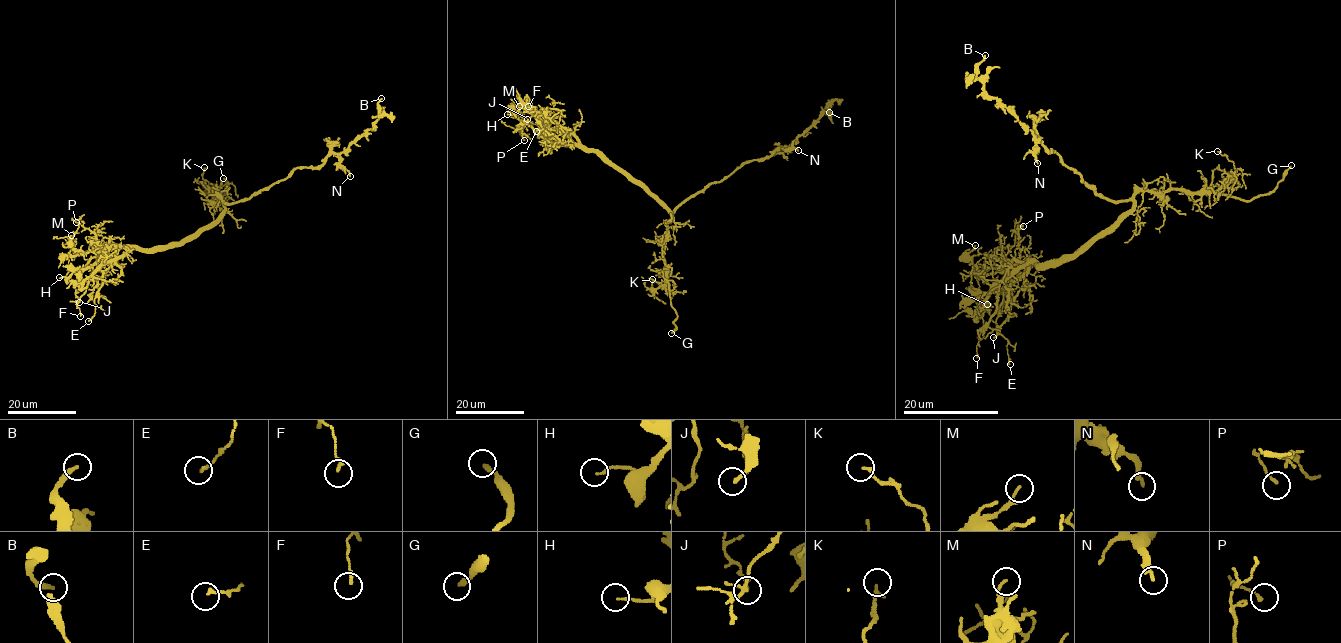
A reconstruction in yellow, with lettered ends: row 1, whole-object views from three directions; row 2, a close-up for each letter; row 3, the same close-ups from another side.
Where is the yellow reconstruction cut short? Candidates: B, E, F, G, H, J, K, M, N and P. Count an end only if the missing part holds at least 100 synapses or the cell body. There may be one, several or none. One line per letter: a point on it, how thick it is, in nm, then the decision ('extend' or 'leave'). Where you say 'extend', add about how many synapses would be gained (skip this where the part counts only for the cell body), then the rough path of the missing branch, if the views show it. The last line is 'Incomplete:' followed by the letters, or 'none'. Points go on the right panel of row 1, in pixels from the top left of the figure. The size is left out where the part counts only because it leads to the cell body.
B: (985, 55) | 240 nm | leave
E: (1010, 364) | 150 nm | leave
F: (976, 358) | 170 nm | leave
G: (1291, 165) | 220 nm | extend | (1291, 165), (1297, 164), (1296, 192)
H: (987, 304) | 110 nm | leave
J: (993, 337) | 130 nm | leave
K: (1217, 151) | 200 nm | leave
M: (975, 245) | 120 nm | leave
N: (1037, 163) | 200 nm | leave
P: (1023, 226) | 140 nm | leave
Incomplete: G

